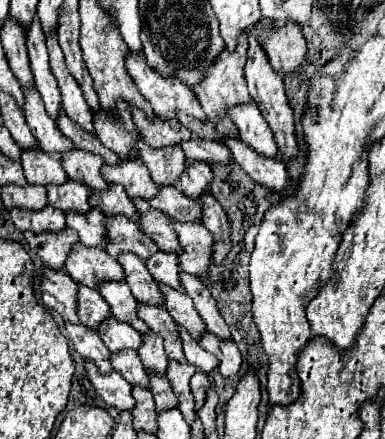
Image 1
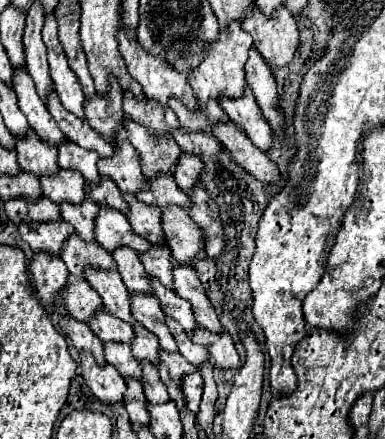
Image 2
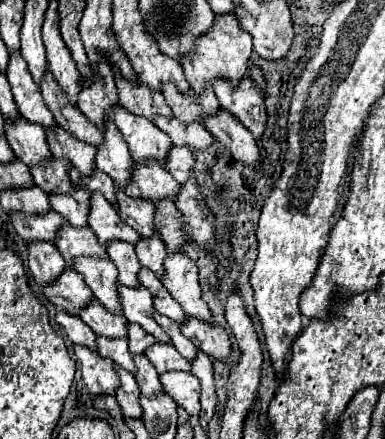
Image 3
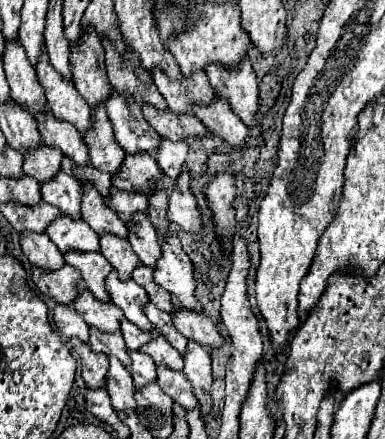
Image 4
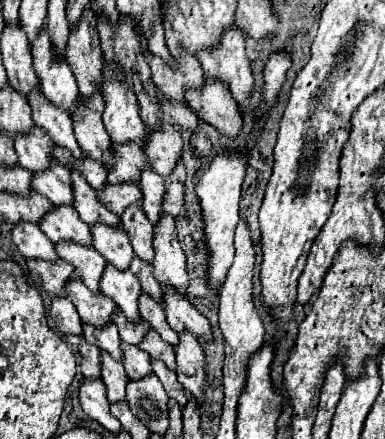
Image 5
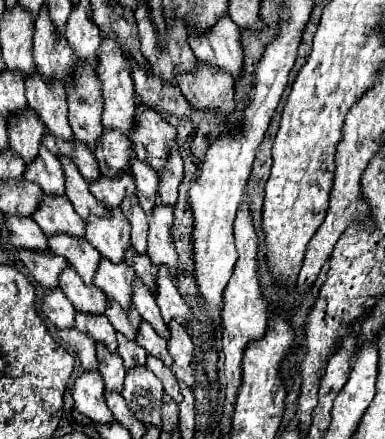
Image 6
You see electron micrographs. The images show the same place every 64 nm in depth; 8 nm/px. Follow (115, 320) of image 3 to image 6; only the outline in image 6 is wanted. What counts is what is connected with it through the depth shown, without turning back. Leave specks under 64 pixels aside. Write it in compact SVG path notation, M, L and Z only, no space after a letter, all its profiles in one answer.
M66 268L64 274L60 274L60 276L62 276L60 288L78 312L102 316L110 308L108 296L104 296L104 292L100 292L100 288L96 288L96 286L88 288L84 284L84 280L80 280L80 276L72 268Z

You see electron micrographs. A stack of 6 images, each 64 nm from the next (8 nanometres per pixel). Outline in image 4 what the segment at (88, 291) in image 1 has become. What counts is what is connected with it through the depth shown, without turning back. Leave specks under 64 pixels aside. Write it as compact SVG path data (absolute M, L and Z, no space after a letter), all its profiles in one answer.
M68 264L56 272L36 272L34 268L32 278L42 294L46 294L58 304L74 306L76 296L78 296L76 292L80 286L80 272L76 272L76 268Z

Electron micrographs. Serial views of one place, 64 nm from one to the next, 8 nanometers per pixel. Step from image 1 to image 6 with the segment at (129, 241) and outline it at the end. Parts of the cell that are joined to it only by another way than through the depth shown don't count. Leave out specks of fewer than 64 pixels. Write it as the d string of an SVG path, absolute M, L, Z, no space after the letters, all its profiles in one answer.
M60 156L60 162L62 162L62 168L64 168L64 174L66 174L66 196L68 200L72 202L74 210L78 212L78 216L82 220L88 220L88 216L110 216L110 212L90 194L88 190L88 182L82 178L82 174L78 172L76 164L70 162L68 158Z

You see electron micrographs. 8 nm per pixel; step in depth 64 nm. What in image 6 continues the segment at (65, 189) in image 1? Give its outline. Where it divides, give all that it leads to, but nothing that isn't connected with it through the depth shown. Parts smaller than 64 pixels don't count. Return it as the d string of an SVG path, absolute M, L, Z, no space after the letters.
M28 108L8 122L8 132L12 136L12 150L30 164L38 158L40 142L48 134L48 128L44 128L44 124L32 116L32 108Z

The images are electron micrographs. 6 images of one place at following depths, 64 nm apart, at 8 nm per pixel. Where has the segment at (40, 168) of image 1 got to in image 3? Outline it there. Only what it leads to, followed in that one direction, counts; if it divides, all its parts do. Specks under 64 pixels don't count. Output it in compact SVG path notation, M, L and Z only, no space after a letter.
M24 118L20 120L20 124L12 126L6 122L6 138L10 148L26 166L36 166L52 160L46 132L40 128L40 124L32 124Z

